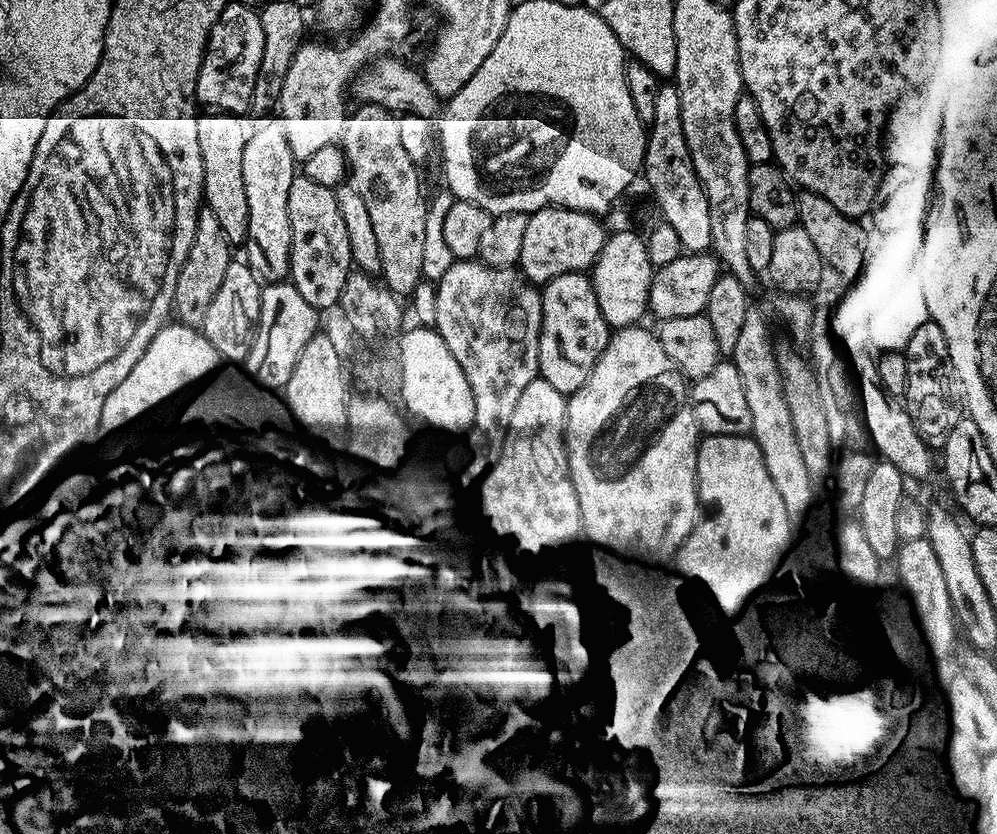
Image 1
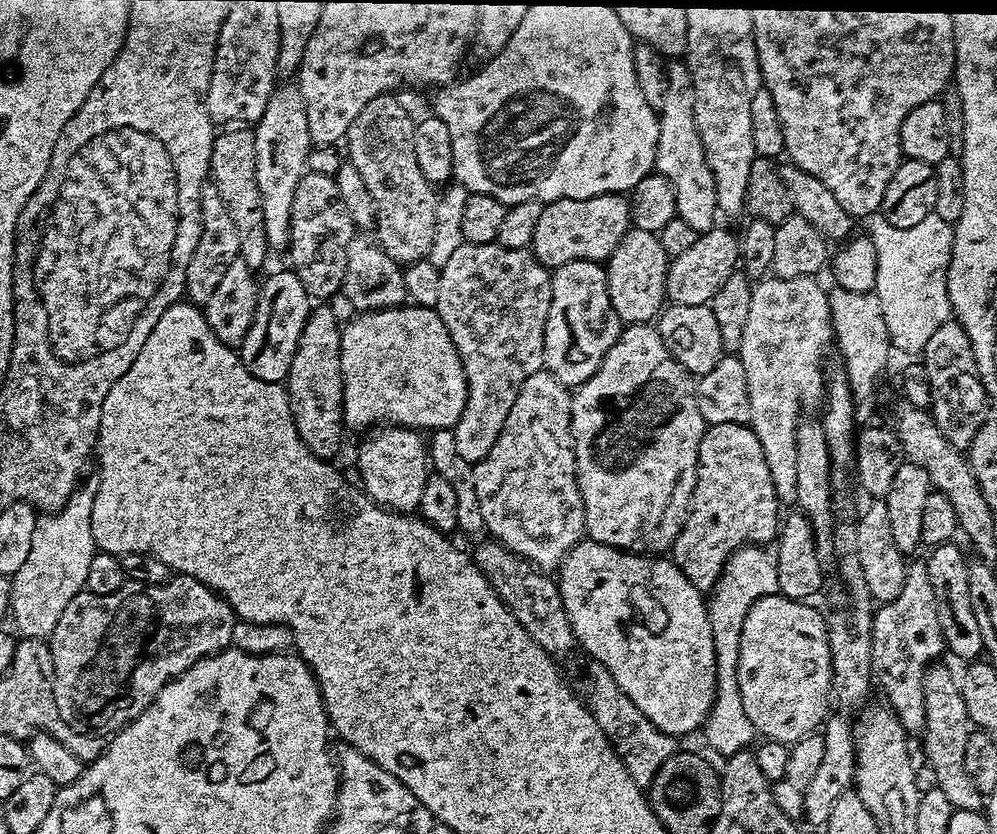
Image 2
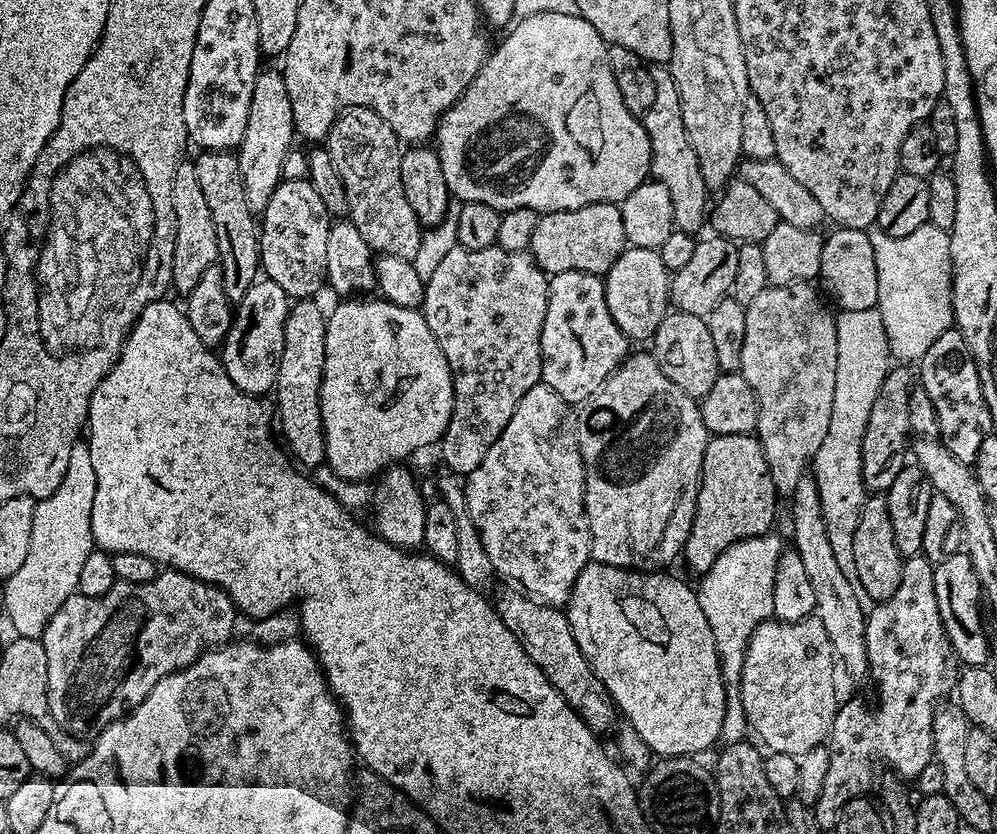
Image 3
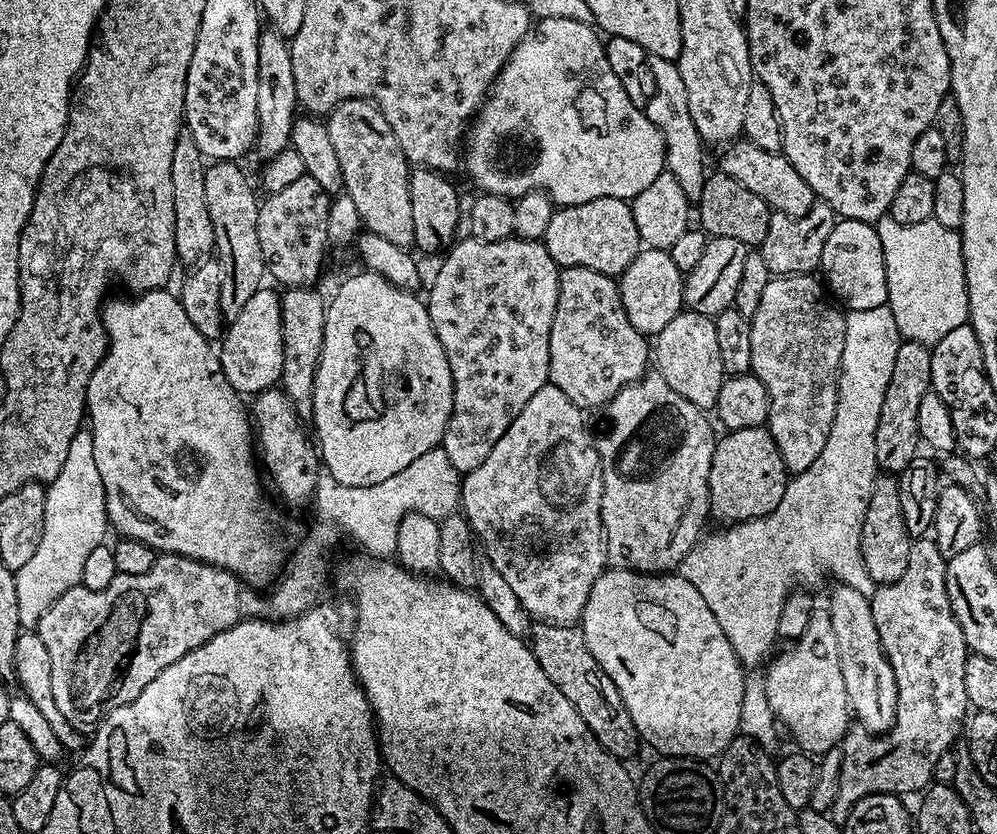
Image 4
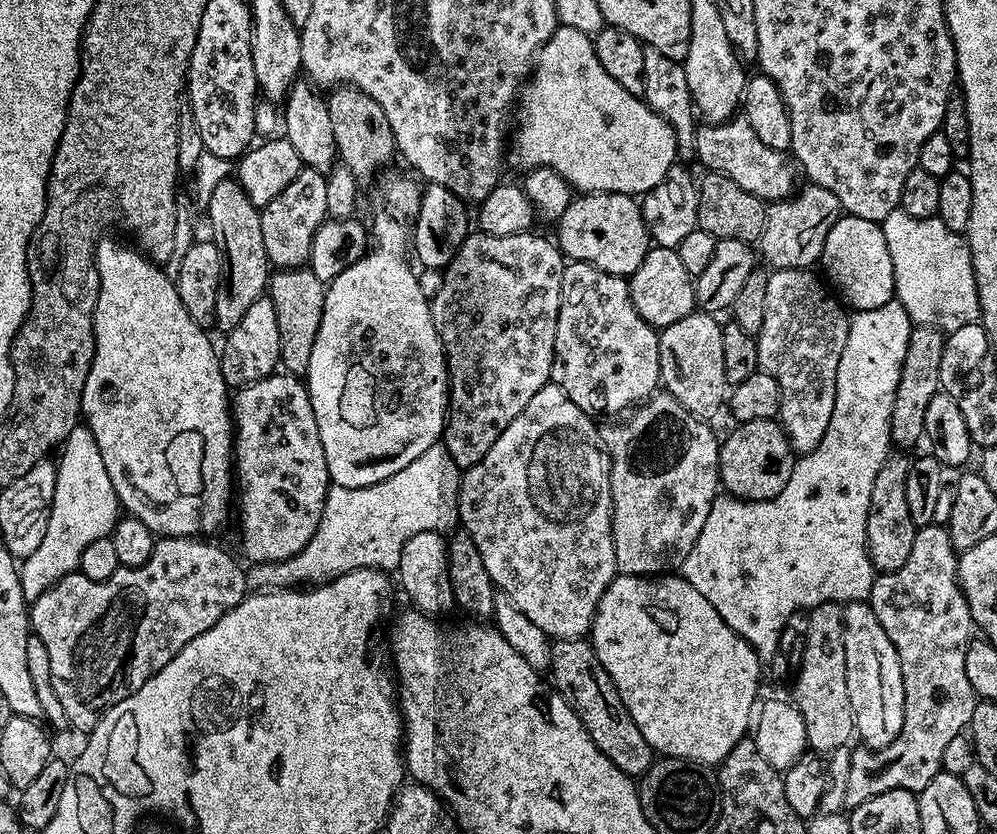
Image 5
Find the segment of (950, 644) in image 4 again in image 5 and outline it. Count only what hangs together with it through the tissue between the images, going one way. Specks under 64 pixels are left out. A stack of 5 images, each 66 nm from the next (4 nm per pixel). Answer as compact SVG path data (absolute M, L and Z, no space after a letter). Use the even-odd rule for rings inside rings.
M933 522L927 524L924 528L917 528L916 537L914 538L914 546L910 550L910 558L906 558L906 562L902 562L902 566L893 572L879 573L872 581L872 595L870 603L874 614L877 615L878 622L882 624L882 628L886 630L886 635L893 643L894 650L898 654L898 662L901 663L902 682L905 684L905 721L902 724L900 735L896 740L892 741L885 748L870 749L866 746L855 747L851 754L850 778L848 779L848 798L846 801L849 809L857 808L858 805L866 798L882 794L886 790L894 790L901 788L902 790L910 790L919 793L930 784L930 778L934 778L943 769L943 754L946 746L953 741L954 736L963 733L965 729L971 725L972 715L978 703L978 697L974 689L970 686L970 678L966 678L966 650L968 649L969 640L974 636L974 625L972 623L972 615L970 614L970 606L966 602L964 592L960 588L960 579L958 578L958 566L956 565L958 552L953 548L951 535L948 533L947 527L943 523Z

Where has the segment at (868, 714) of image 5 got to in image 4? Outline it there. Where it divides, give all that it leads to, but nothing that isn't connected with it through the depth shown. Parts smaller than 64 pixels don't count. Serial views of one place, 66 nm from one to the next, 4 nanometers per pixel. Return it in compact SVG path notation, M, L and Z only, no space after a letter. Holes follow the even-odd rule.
M849 584L835 585L830 594L827 613L838 638L842 678L845 679L849 707L858 716L861 727L872 734L884 734L892 728L897 714L897 680L892 663L881 646L877 623L874 622L871 599L867 593Z

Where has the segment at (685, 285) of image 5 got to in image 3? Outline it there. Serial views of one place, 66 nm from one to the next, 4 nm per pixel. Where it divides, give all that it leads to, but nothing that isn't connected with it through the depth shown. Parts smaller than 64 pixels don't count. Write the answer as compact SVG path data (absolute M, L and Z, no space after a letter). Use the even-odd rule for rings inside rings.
M625 247L603 281L610 314L624 335L633 341L655 337L658 326L670 311L670 270L662 262L659 251Z

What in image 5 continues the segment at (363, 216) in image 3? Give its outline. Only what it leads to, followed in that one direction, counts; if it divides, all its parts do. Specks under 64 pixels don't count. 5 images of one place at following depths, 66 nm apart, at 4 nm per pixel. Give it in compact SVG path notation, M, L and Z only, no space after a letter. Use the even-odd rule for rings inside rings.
M340 86L327 97L327 101L339 163L348 167L357 181L364 182L378 175L392 159L397 159L396 139L390 122L382 106L378 106L370 94L351 86Z

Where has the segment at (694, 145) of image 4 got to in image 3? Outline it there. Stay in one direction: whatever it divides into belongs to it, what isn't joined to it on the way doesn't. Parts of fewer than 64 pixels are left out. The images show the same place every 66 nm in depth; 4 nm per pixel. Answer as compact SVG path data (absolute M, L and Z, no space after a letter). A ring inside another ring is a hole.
M656 66L652 68L652 77L656 83L654 103L651 104L650 110L646 110L642 118L652 146L651 175L670 190L675 227L679 231L696 234L704 224L704 211L708 208L710 189L702 178L698 154L682 122L682 102L671 71L667 67Z

